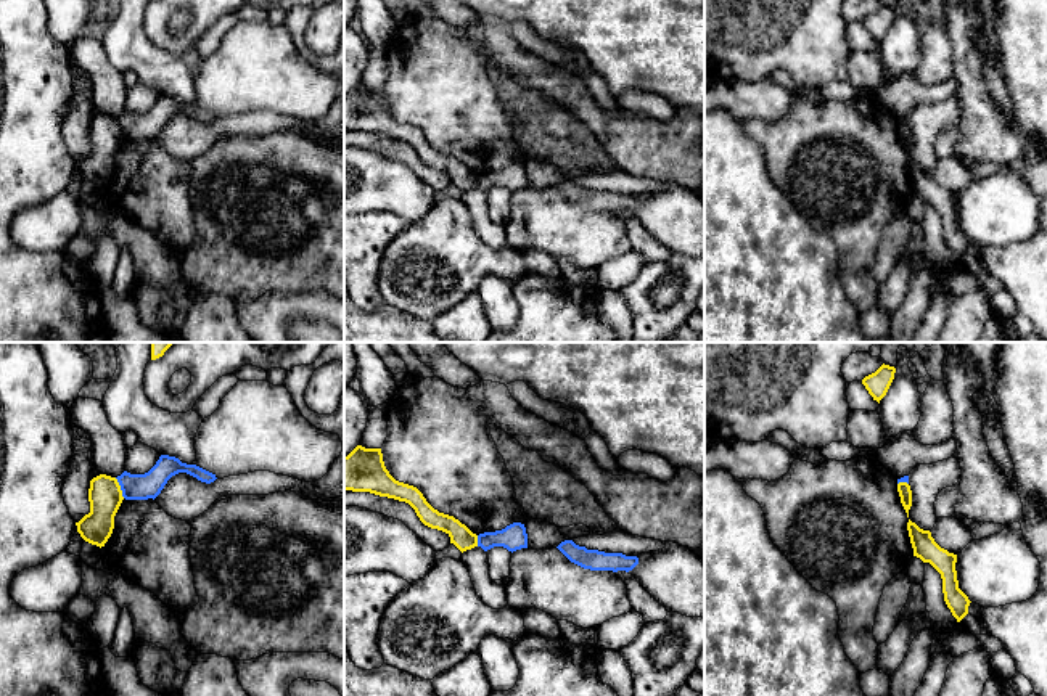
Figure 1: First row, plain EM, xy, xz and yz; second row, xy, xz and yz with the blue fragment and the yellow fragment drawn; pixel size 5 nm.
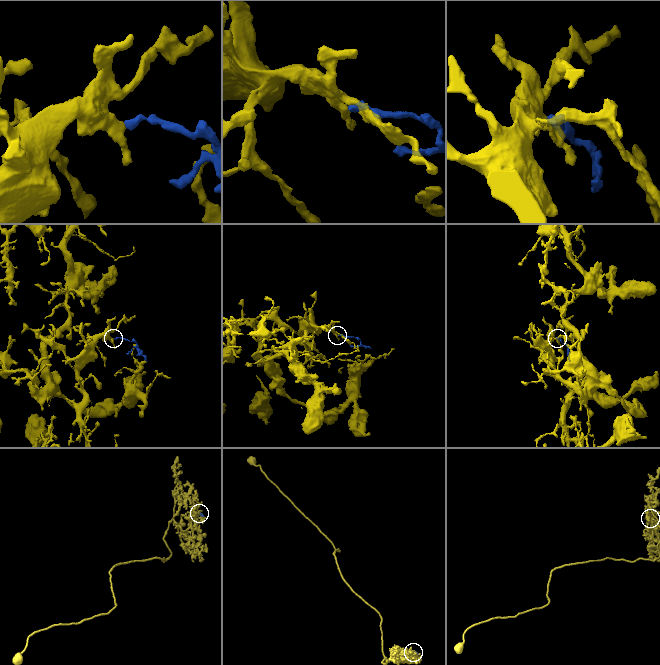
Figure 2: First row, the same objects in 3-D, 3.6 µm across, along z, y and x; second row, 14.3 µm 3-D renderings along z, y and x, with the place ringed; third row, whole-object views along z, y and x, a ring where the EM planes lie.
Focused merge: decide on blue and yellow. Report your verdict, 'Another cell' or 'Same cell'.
Another cell

